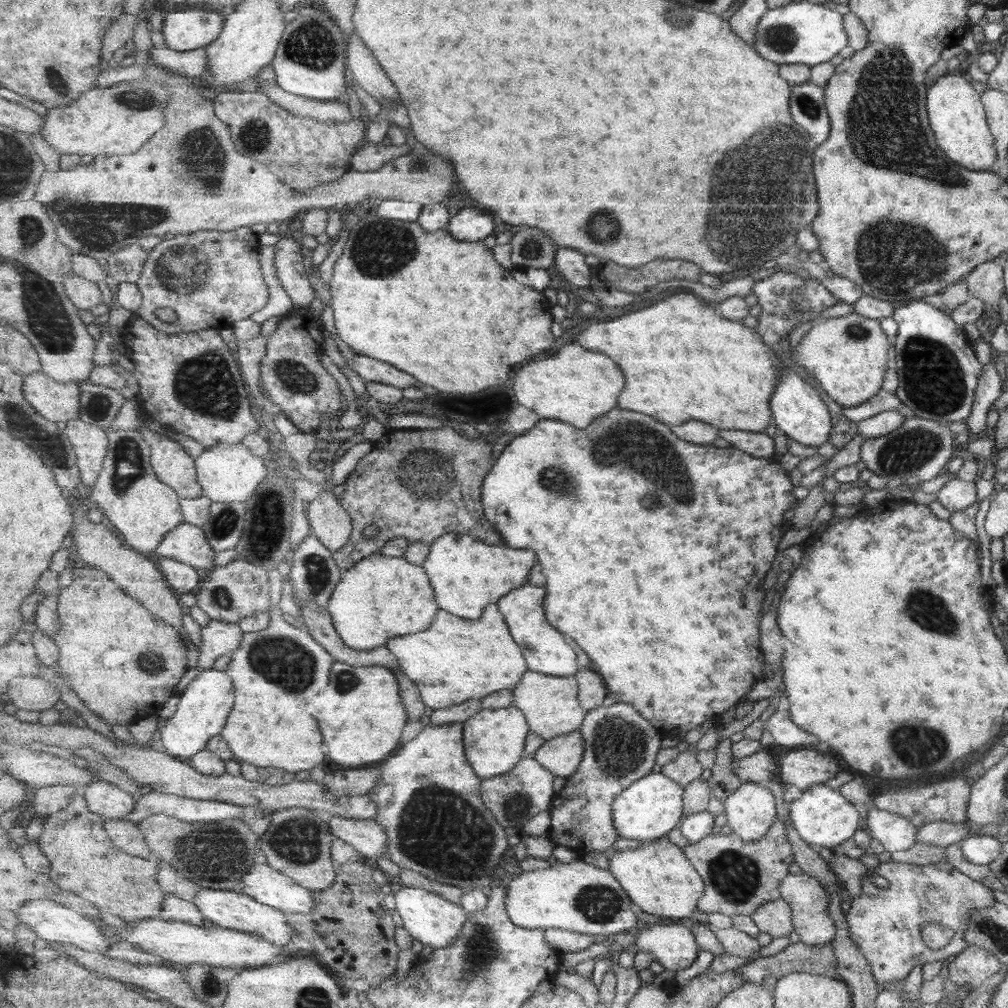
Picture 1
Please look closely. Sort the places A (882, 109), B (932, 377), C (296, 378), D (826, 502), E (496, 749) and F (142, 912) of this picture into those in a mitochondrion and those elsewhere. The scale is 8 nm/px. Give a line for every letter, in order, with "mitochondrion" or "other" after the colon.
A: mitochondrion
B: mitochondrion
C: mitochondrion
D: other
E: other
F: other

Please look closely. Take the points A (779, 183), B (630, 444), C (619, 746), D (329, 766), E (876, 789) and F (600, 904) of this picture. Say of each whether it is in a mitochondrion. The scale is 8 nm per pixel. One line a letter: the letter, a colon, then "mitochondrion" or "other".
A: mitochondrion
B: mitochondrion
C: mitochondrion
D: other
E: other
F: mitochondrion

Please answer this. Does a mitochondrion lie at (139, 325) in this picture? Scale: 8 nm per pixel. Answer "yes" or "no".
no

